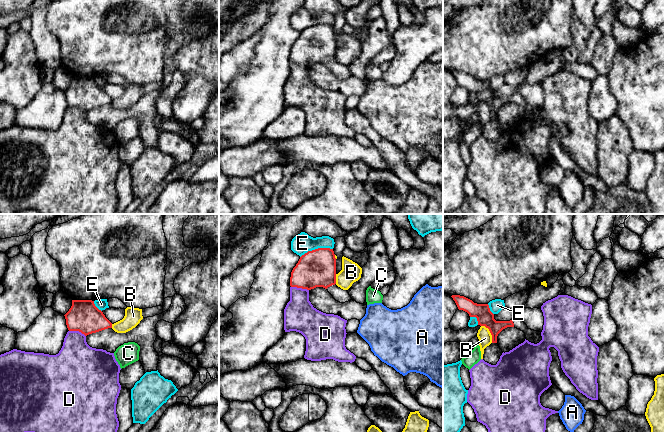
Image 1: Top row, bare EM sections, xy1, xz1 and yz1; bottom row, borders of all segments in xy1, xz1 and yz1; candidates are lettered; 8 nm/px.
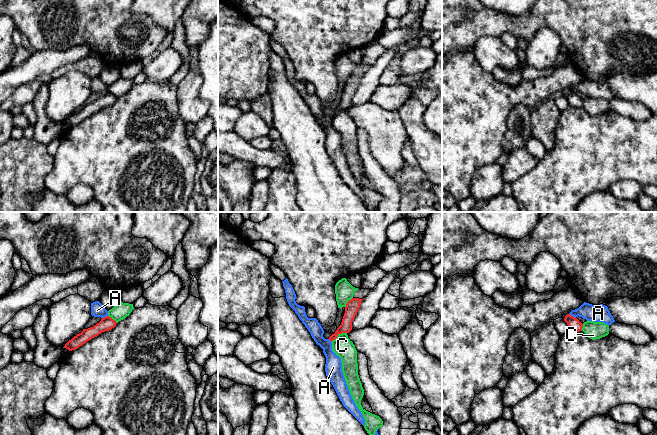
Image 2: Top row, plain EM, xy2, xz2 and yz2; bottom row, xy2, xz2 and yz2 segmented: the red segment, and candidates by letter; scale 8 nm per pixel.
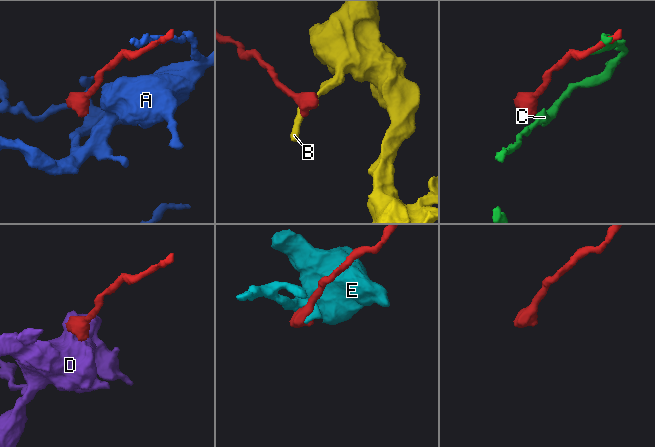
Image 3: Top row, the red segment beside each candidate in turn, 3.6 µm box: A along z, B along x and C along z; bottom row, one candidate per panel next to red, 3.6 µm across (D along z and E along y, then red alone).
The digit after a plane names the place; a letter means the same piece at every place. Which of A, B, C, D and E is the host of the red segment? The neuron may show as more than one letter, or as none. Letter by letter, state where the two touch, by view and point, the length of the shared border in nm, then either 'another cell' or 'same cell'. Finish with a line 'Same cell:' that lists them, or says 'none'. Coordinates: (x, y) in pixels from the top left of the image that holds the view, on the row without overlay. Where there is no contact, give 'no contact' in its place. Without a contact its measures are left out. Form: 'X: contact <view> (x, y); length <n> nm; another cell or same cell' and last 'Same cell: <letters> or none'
A: contact yz2 (572, 92); length 70 nm; another cell
B: contact yz1 (490, 108); length 170 nm; another cell
C: contact xz2 (337, 111); length 150 nm; another cell
D: contact xz1 (300, 63); length 150 nm; another cell
E: contact xz1 (316, 25); length 280 nm; another cell
Same cell: none

